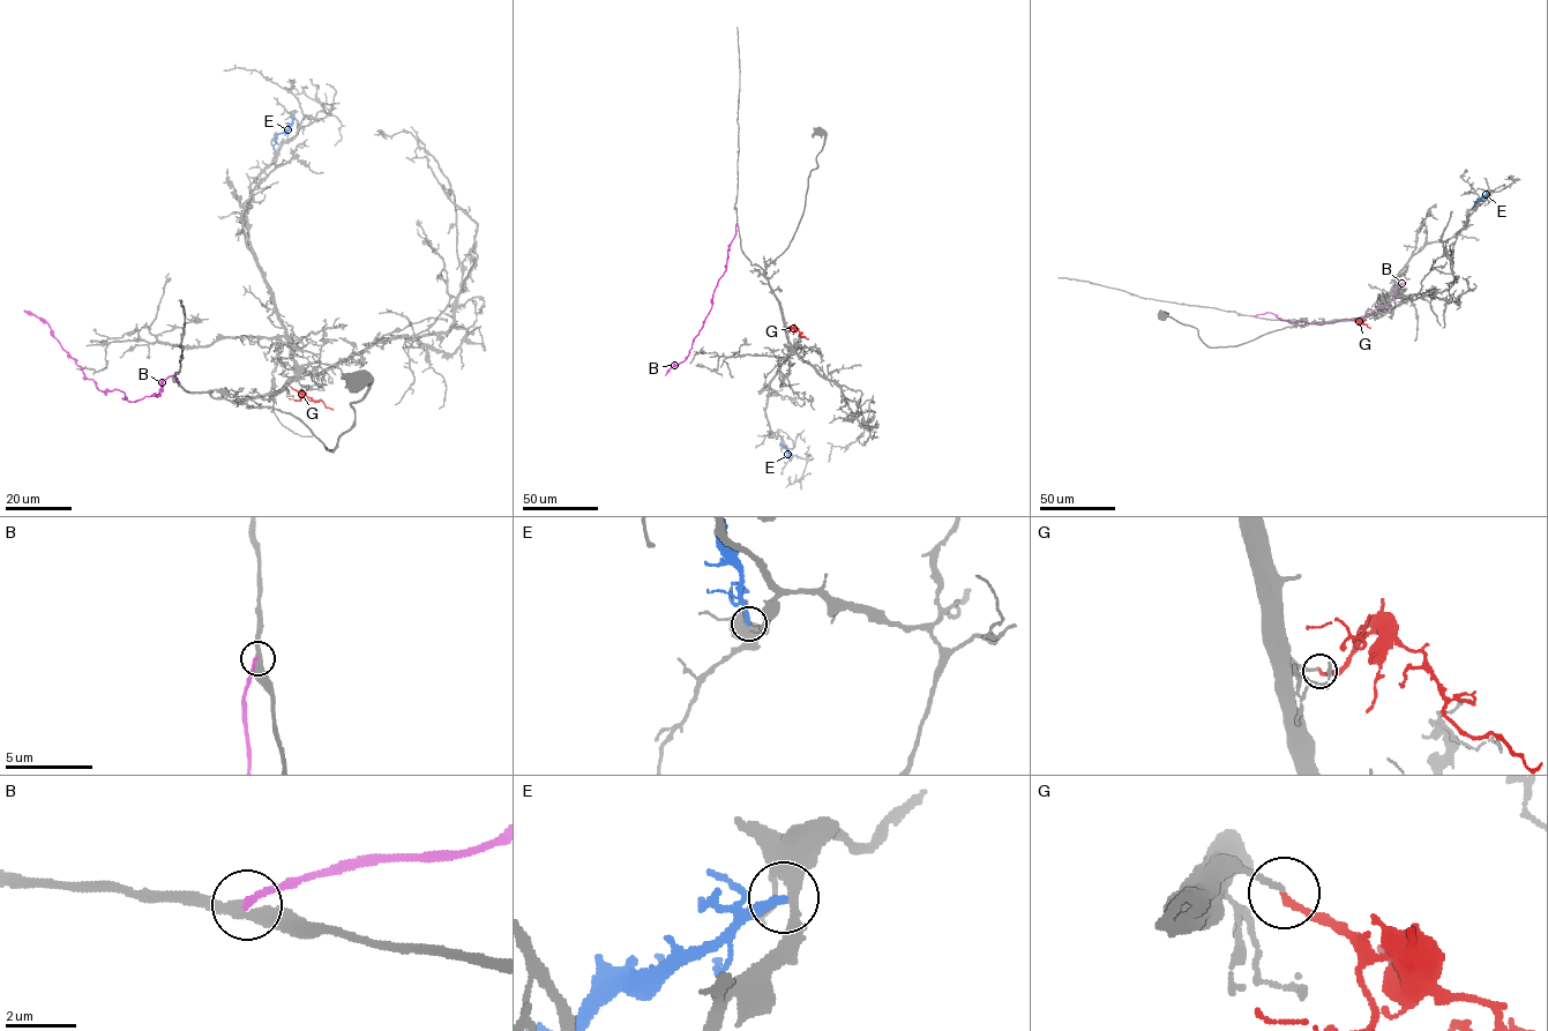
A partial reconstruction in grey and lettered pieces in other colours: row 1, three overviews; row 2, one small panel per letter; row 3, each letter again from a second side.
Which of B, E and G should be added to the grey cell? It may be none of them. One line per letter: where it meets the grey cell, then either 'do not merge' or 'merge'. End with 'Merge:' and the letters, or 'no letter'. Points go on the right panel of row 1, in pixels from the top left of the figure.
B: meets grey at (1254, 316); merge
E: meets grey at (1489, 193); do not merge
G: meets grey at (1361, 318); merge
Merge: B, G

